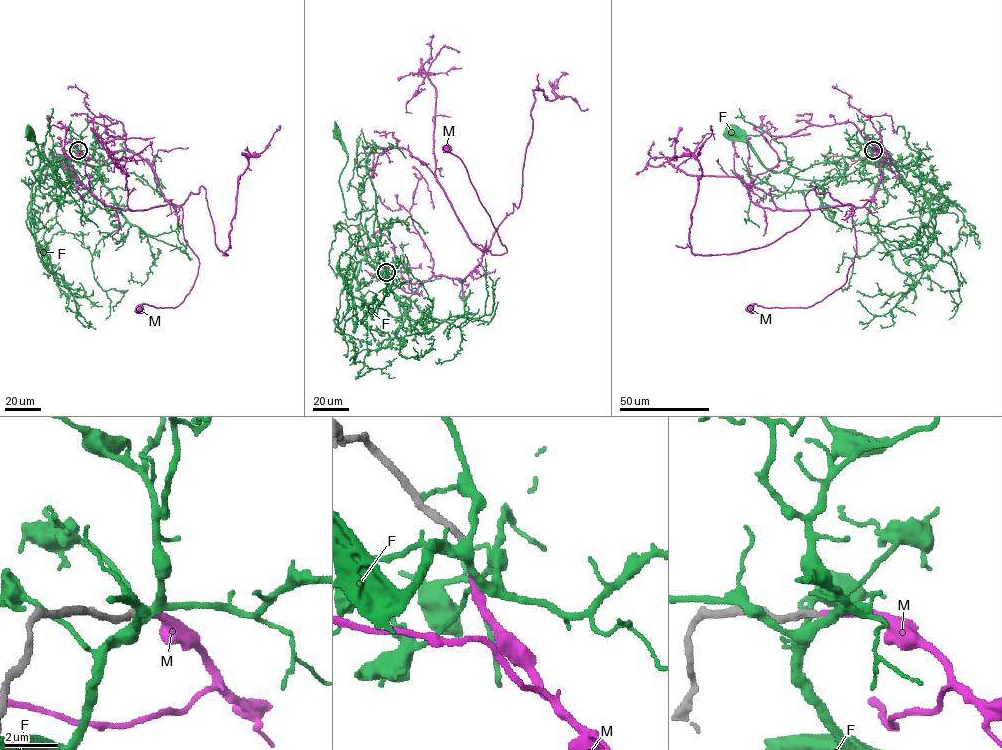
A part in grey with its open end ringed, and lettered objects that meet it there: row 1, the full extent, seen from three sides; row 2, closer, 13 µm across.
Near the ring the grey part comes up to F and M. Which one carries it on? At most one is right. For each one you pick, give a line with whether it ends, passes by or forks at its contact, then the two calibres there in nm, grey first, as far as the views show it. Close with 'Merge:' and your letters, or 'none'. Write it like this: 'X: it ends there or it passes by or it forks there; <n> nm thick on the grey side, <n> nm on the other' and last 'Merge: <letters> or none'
M: it ends there; 320 nm thick on the grey side, 220 nm on the other
Merge: M

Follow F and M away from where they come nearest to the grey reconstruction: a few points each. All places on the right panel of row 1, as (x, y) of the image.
F: (873, 151), (875, 159), (851, 173), (810, 183), (821, 188), (784, 171), (770, 170), (734, 131)
M: (873, 150), (894, 160), (877, 150), (878, 187), (852, 207), (857, 251), (846, 281), (810, 307), (751, 308)

